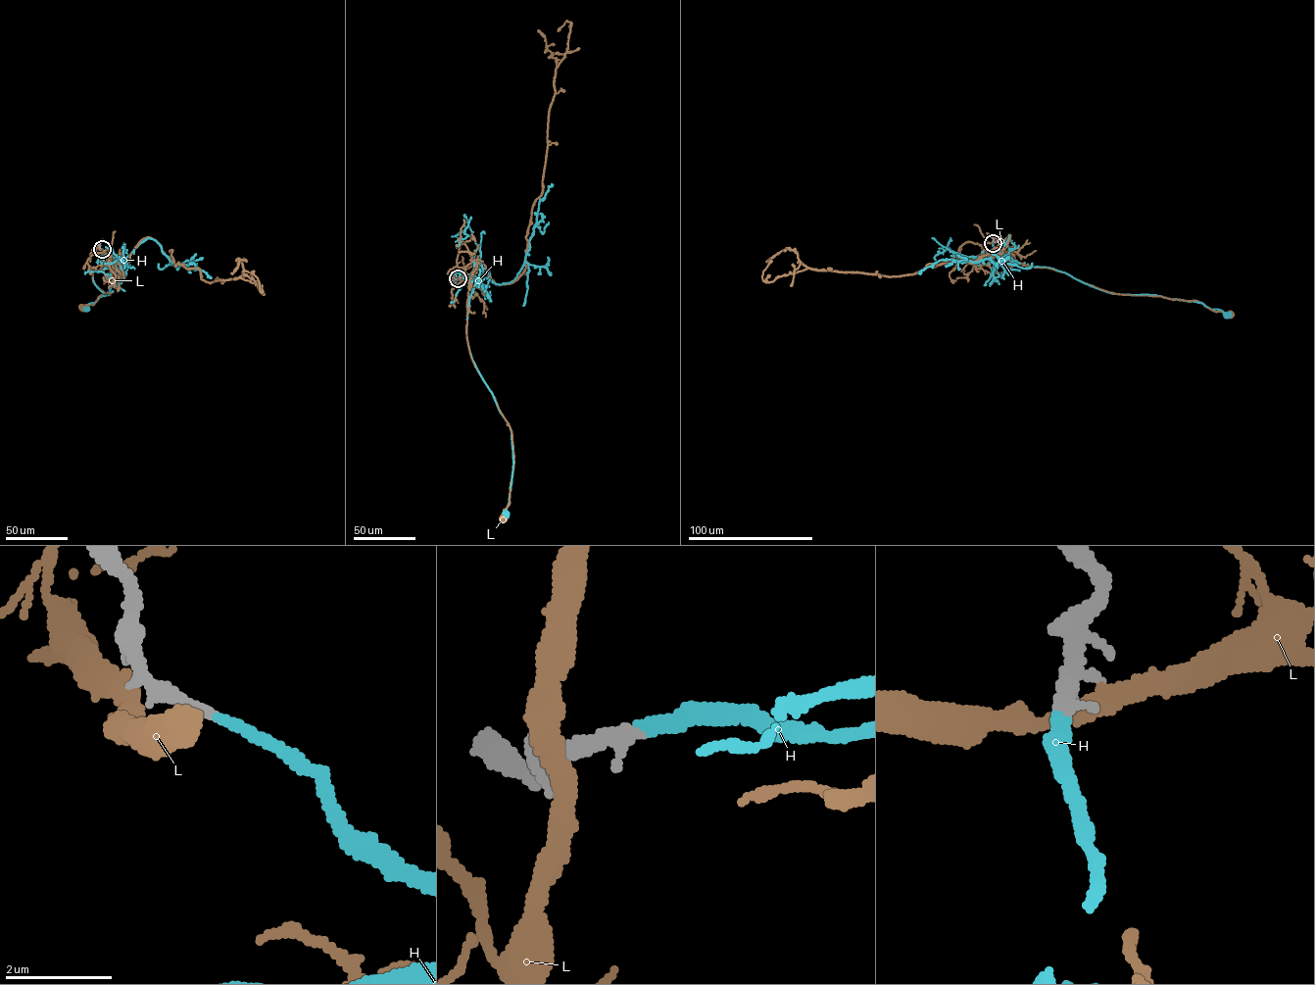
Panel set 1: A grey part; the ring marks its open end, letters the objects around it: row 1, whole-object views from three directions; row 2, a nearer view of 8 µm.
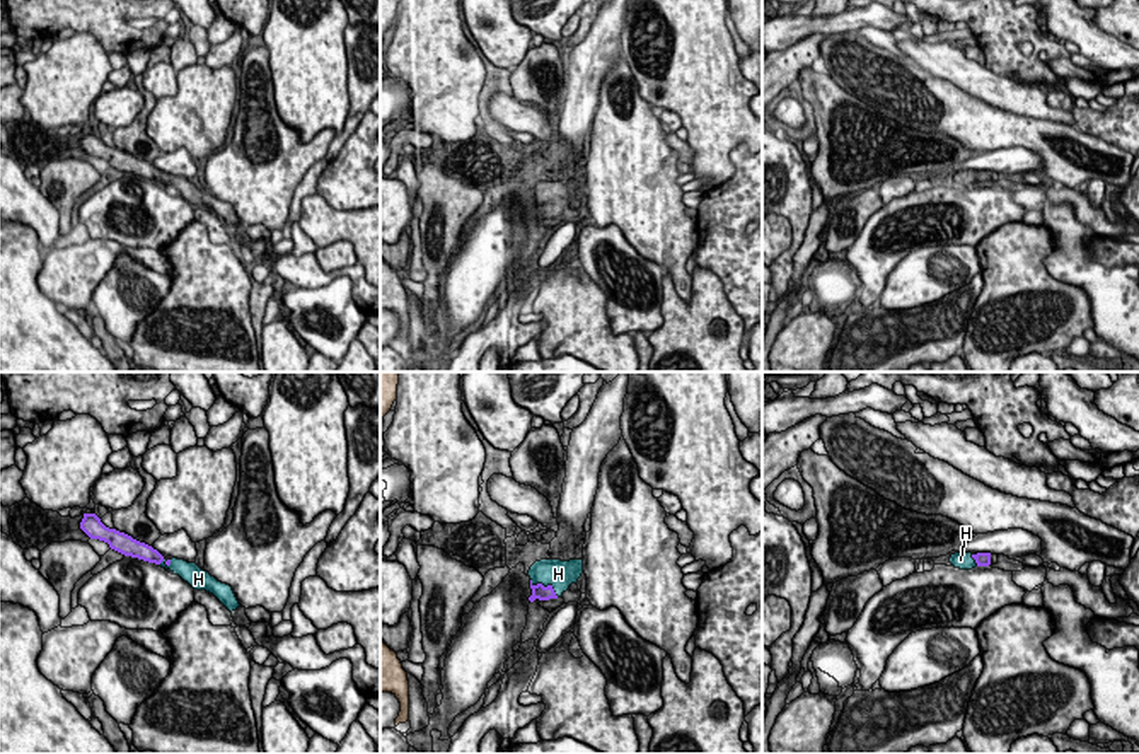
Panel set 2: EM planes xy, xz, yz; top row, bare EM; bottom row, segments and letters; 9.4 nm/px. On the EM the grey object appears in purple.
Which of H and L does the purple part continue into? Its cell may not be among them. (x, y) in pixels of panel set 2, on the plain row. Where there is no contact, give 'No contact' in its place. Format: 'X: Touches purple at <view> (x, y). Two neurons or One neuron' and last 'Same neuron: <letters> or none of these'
H: Touches purple at xz (543, 203). One neuron
L: No contact. Two neurons
Same neuron: H

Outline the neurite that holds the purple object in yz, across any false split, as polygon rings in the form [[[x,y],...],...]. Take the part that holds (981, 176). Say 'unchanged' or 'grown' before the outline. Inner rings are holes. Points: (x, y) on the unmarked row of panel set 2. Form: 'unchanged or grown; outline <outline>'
grown; outline [[[960,169],[960,171],[951,172],[950,181],[960,188],[972,188],[975,184],[989,184],[991,171],[972,172],[972,171]]]

